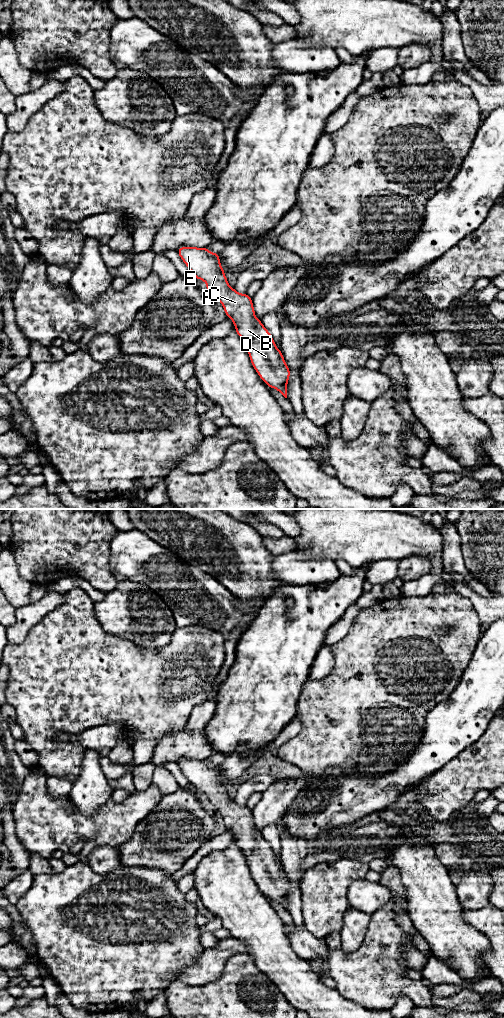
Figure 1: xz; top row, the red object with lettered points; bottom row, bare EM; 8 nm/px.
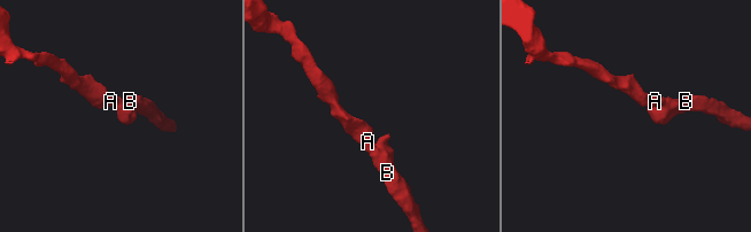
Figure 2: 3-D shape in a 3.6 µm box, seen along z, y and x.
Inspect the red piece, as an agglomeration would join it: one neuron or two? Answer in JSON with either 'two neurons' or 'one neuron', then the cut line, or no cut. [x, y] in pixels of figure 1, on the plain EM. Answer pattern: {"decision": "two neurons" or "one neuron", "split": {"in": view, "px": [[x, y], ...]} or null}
{"decision": "one neuron", "split": null}

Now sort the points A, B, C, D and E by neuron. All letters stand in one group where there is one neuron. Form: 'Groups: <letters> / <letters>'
Groups: A B C D E

